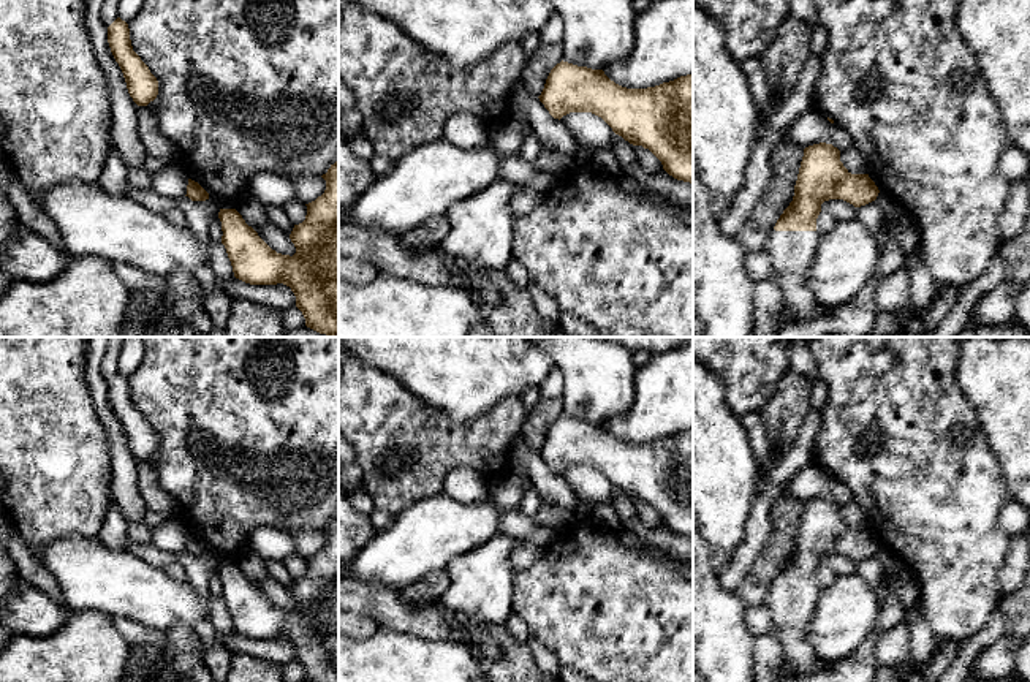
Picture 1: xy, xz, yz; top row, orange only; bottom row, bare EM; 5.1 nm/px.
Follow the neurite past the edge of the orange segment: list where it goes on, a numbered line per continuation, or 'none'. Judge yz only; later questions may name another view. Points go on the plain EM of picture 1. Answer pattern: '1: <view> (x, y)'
1: yz (791, 608)

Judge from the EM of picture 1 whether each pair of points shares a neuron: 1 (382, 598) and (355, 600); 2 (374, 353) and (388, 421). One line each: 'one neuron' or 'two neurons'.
1: one neuron
2: two neurons

